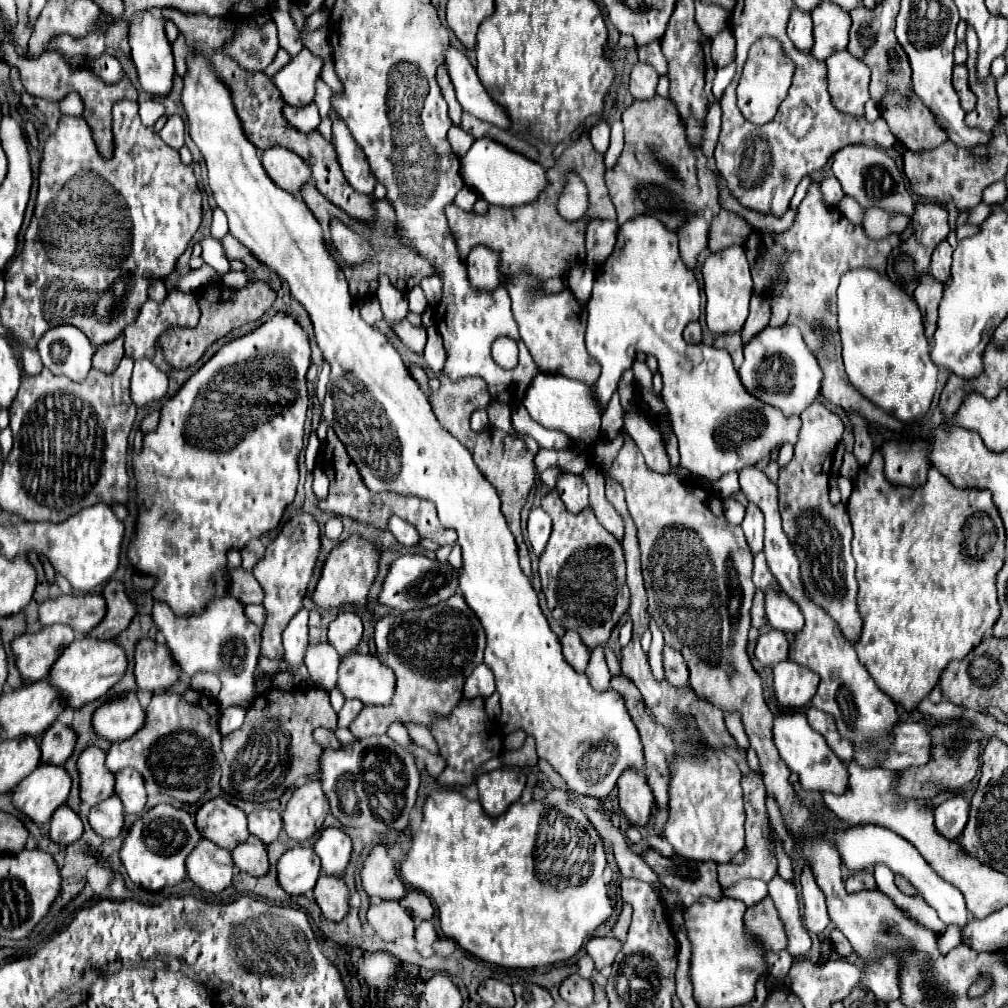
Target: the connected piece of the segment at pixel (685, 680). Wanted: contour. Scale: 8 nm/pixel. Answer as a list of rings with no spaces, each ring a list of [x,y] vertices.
[[[671,647],[663,649],[665,657],[665,681],[673,687],[687,687],[689,685],[689,671],[683,661],[683,655]]]

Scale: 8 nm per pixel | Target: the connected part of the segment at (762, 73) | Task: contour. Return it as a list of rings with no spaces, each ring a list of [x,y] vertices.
[[[771,37],[757,39],[749,49],[749,57],[737,87],[737,105],[743,117],[755,125],[769,123],[775,117],[781,101],[787,97],[793,73],[795,73],[795,63],[785,55],[777,39],[771,39]]]

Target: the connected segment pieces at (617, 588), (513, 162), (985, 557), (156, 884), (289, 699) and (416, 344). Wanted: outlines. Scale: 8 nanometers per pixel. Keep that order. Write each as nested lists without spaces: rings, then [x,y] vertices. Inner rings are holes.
[[[551,491],[541,499],[541,509],[553,519],[553,533],[539,557],[541,591],[547,607],[561,627],[581,635],[587,649],[605,645],[629,603],[623,579],[623,547],[597,521],[590,506],[579,514],[569,513],[557,491]]]
[[[477,139],[473,143],[473,147],[461,159],[461,177],[463,183],[479,197],[483,197],[489,205],[499,207],[517,207],[523,203],[531,203],[547,185],[545,169],[539,163],[507,149],[493,139]]]
[[[875,451],[873,459],[869,465],[861,467],[857,479],[853,481],[853,493],[849,497],[847,503],[847,513],[851,517],[851,525],[853,525],[853,557],[857,561],[857,583],[859,583],[859,595],[857,595],[857,603],[859,603],[859,613],[863,617],[863,631],[859,641],[855,643],[859,661],[863,663],[863,667],[869,671],[869,675],[873,677],[873,681],[879,685],[881,691],[885,691],[893,701],[901,703],[907,711],[913,711],[915,705],[927,697],[931,693],[931,689],[937,685],[941,671],[949,665],[949,661],[953,659],[963,659],[973,647],[977,647],[985,635],[985,631],[989,631],[995,621],[999,619],[999,603],[997,603],[997,587],[995,587],[995,577],[999,573],[999,569],[1005,563],[1005,529],[1003,529],[1003,521],[999,517],[999,511],[991,499],[991,491],[983,489],[971,489],[971,491],[961,491],[957,487],[953,487],[947,477],[943,477],[937,469],[929,469],[927,473],[927,483],[917,487],[917,489],[909,489],[909,487],[895,487],[889,485],[889,481],[885,479],[883,471],[881,471],[881,453]]]
[[[157,805],[139,815],[137,821],[131,825],[127,837],[123,839],[119,857],[129,879],[135,885],[147,891],[159,891],[163,887],[177,885],[185,879],[185,859],[199,843],[199,839],[201,833],[197,831],[191,813],[173,805]]]
[[[293,689],[291,693],[267,691],[259,695],[247,709],[245,723],[223,737],[223,773],[221,789],[241,801],[265,803],[277,799],[299,777],[319,771],[319,755],[323,749],[313,741],[311,733],[317,727],[337,729],[337,713],[329,703],[329,693],[323,689]]]
[[[403,321],[399,325],[393,327],[393,333],[401,339],[401,343],[405,347],[409,347],[413,353],[423,355],[423,347],[425,347],[425,327],[413,327],[409,321]]]

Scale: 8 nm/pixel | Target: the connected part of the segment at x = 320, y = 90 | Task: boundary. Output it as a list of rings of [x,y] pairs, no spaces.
[[[319,76],[316,83],[316,94],[315,94],[315,104],[318,107],[319,114],[321,118],[330,119],[329,113],[331,109],[331,97],[333,91],[329,86],[327,86],[324,81]]]

